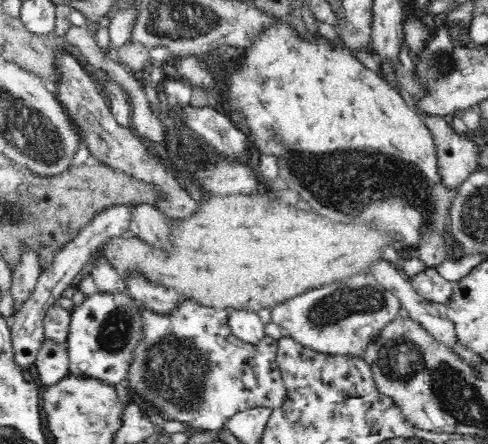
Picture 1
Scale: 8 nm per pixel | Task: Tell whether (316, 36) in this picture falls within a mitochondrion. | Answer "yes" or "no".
no

